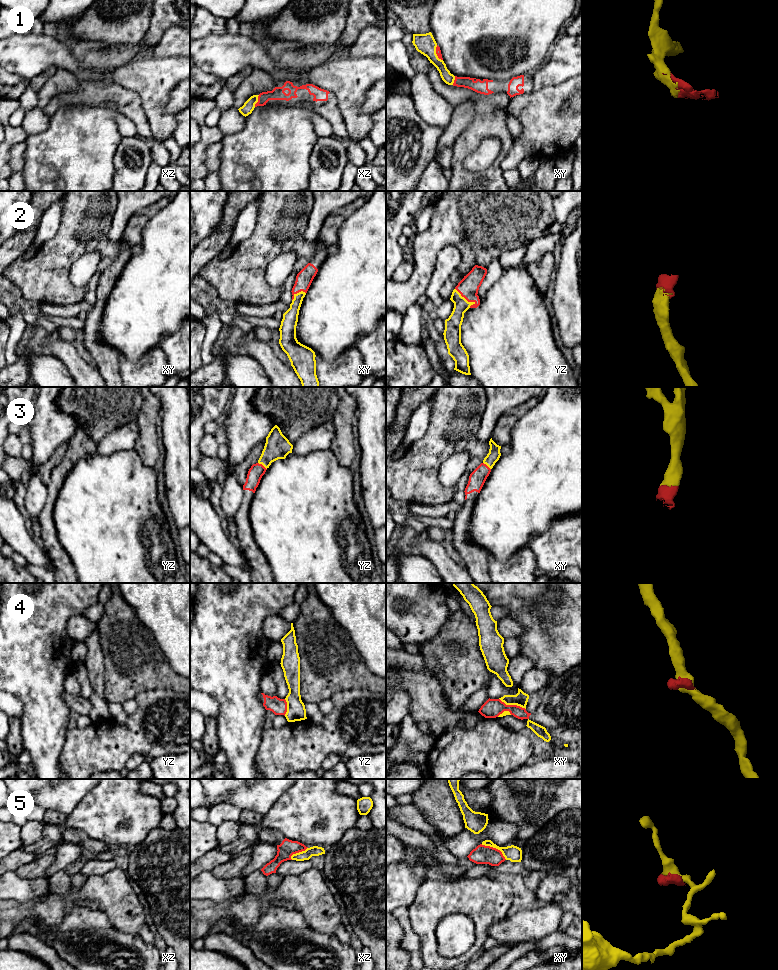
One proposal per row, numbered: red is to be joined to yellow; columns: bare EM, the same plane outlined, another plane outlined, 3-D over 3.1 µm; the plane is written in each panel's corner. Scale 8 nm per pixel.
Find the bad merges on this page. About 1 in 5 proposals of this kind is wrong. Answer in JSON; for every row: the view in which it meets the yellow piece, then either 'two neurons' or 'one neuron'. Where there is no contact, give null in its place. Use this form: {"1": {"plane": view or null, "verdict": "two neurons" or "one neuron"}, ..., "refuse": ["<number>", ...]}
{"1": {"plane": "xz", "verdict": "one neuron"}, "2": {"plane": "yz", "verdict": "one neuron"}, "3": {"plane": "yz", "verdict": "one neuron"}, "4": {"plane": "xy", "verdict": "two neurons"}, "5": {"plane": "xy", "verdict": "two neurons"}, "refuse": ["4", "5"]}

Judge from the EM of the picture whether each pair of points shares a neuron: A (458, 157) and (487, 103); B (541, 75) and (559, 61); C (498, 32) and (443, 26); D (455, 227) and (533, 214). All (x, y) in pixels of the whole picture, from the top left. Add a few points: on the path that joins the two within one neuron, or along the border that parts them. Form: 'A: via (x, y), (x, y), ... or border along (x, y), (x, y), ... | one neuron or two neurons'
A: via (465, 144), (487, 121), (487, 116) | one neuron
B: via (545, 75), (555, 65) | one neuron
C: via (484, 26), (457, 26) | one neuron
D: via (474, 214), (514, 214) | one neuron

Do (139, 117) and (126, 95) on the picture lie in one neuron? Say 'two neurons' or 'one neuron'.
one neuron

